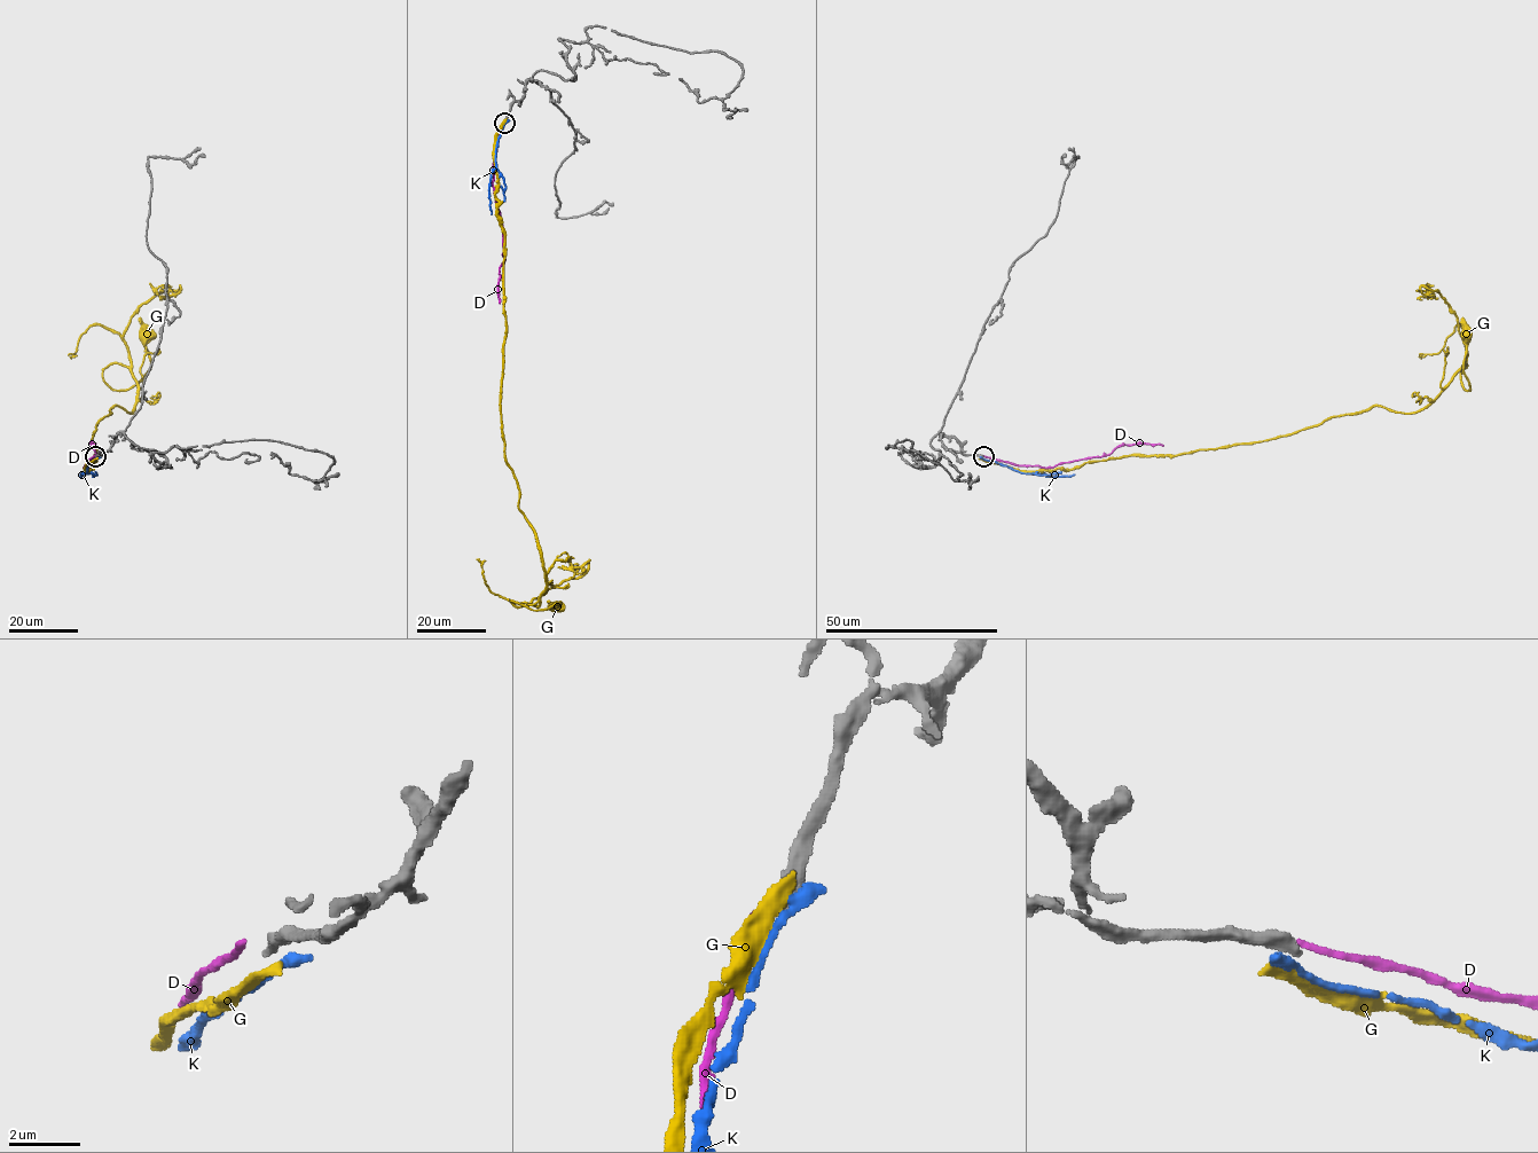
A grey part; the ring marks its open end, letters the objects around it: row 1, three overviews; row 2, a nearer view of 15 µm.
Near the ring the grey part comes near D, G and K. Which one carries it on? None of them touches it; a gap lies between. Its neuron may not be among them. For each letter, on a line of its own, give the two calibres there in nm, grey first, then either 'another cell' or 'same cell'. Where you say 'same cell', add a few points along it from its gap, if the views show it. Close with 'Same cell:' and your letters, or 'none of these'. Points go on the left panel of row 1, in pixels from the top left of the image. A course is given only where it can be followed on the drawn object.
D: calibres 320 and 200 nm; another cell
G: calibres 320 and 440 nm; another cell
K: calibres 320 and 400 nm; another cell
Same cell: none of these

